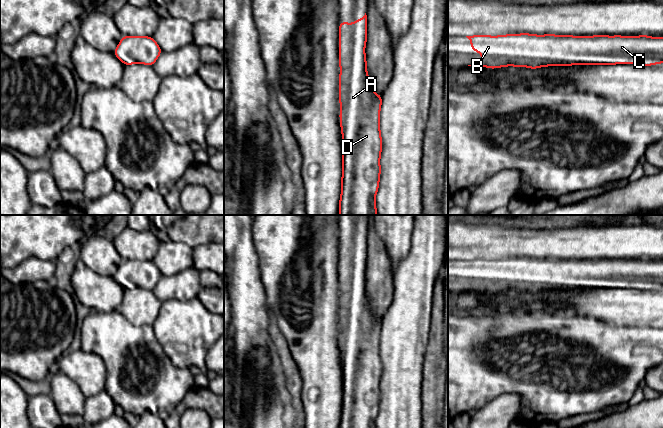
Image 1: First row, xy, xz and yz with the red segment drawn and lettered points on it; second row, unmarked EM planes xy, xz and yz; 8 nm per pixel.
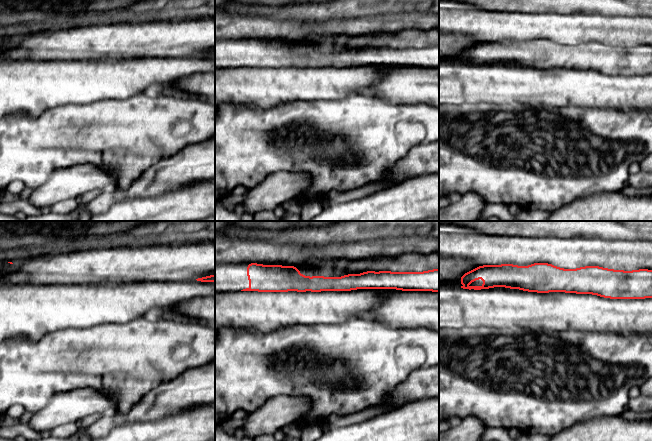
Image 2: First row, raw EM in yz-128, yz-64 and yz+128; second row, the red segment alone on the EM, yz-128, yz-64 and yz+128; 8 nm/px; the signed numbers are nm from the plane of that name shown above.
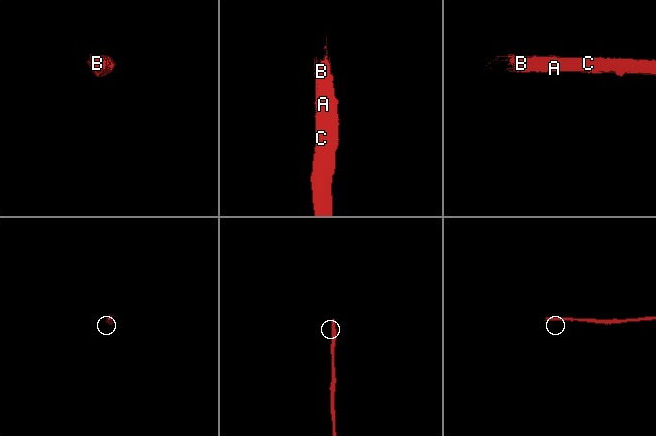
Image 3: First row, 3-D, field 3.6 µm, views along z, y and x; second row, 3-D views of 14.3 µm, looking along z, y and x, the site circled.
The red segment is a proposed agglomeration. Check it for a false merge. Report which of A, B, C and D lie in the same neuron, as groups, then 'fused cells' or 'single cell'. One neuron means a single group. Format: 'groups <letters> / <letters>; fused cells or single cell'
groups A B C D; single cell

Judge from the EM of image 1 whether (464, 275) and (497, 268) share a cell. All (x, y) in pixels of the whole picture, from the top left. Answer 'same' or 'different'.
same

